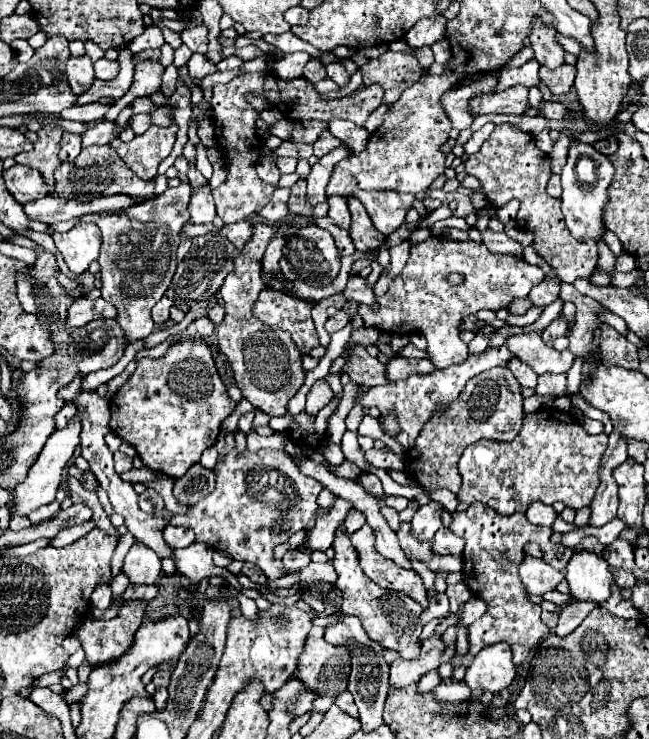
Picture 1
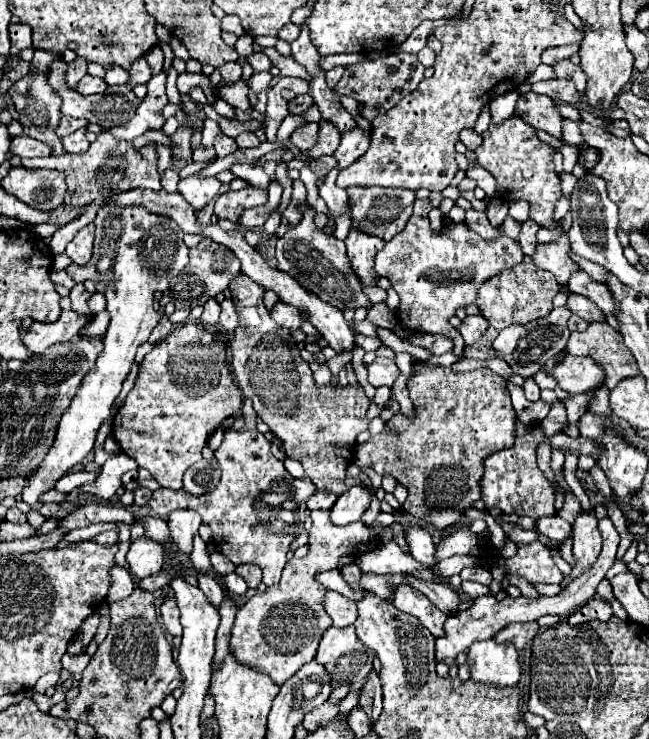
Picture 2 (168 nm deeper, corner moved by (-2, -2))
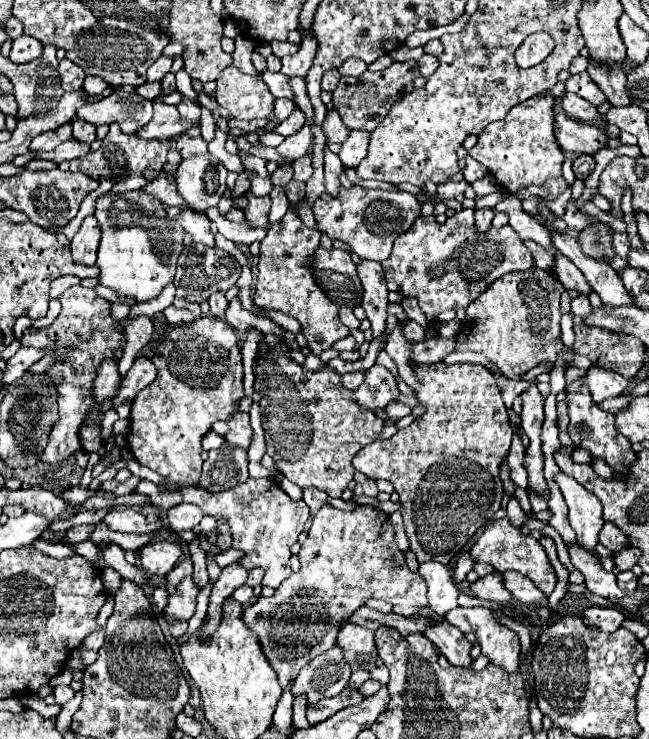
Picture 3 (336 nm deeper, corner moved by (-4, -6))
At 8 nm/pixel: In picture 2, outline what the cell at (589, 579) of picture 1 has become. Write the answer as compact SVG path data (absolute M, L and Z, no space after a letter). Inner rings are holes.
M582 509L576 521L572 523L572 539L574 539L574 557L576 567L572 569L572 577L580 575L580 571L586 571L600 553L602 539L598 531L598 519L594 511Z

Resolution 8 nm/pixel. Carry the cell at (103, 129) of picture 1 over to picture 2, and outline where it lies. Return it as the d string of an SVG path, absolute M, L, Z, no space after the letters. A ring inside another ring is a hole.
M166 71L154 75L148 81L148 95L144 97L140 111L132 121L128 121L124 127L114 127L110 129L116 139L136 139L144 135L146 131L156 131L162 129L164 117L162 109L166 107L168 97L166 97Z

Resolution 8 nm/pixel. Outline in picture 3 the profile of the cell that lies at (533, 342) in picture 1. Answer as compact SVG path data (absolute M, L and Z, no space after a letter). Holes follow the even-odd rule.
M594 365L586 371L586 375L582 377L582 383L590 389L594 403L608 397L618 397L628 387L628 381L622 375Z

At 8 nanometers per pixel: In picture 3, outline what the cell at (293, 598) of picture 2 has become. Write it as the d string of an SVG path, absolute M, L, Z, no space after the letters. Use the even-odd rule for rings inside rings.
M324 505L312 519L312 527L308 531L308 539L302 545L300 553L300 571L292 573L276 591L270 599L258 597L258 601L250 607L244 609L242 621L244 625L258 635L260 647L268 663L278 675L280 687L288 687L292 679L296 679L298 671L310 663L316 655L322 651L328 651L336 643L336 633L340 629L340 623L352 615L360 605L364 605L366 599L384 599L392 605L392 611L404 617L410 617L416 613L418 607L428 603L426 597L426 581L418 575L412 573L406 567L404 555L396 545L394 539L394 529L390 525L390 517L376 509L376 507L362 507L358 511L346 513L340 509L334 509L330 505Z

